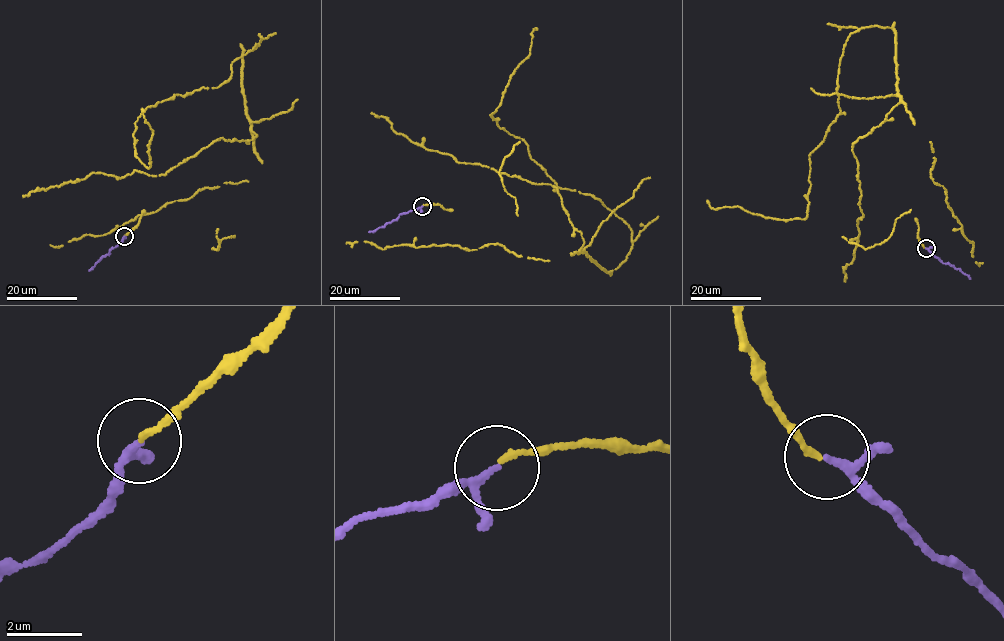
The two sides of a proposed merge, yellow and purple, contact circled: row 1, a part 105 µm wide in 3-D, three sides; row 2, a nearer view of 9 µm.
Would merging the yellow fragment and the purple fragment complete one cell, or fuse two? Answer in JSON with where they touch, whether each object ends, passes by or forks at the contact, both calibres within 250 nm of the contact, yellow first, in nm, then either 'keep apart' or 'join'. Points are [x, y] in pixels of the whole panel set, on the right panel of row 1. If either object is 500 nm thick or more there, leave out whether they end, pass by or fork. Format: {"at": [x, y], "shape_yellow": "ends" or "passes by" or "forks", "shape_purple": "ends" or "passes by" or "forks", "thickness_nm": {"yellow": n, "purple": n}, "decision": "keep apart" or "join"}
{"at": [926, 248], "shape_yellow": "ends", "shape_purple": "passes by", "thickness_nm": {"yellow": 150, "purple": 160}, "decision": "join"}

